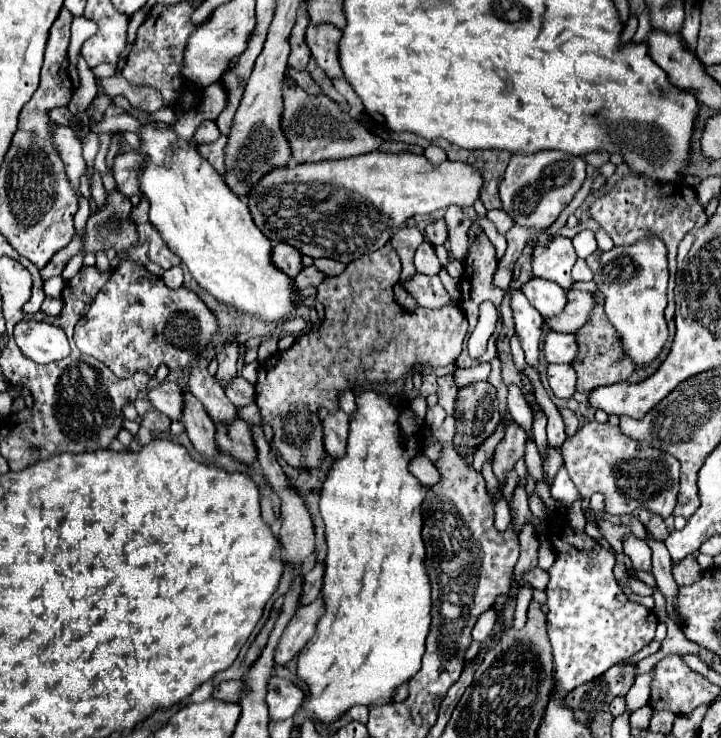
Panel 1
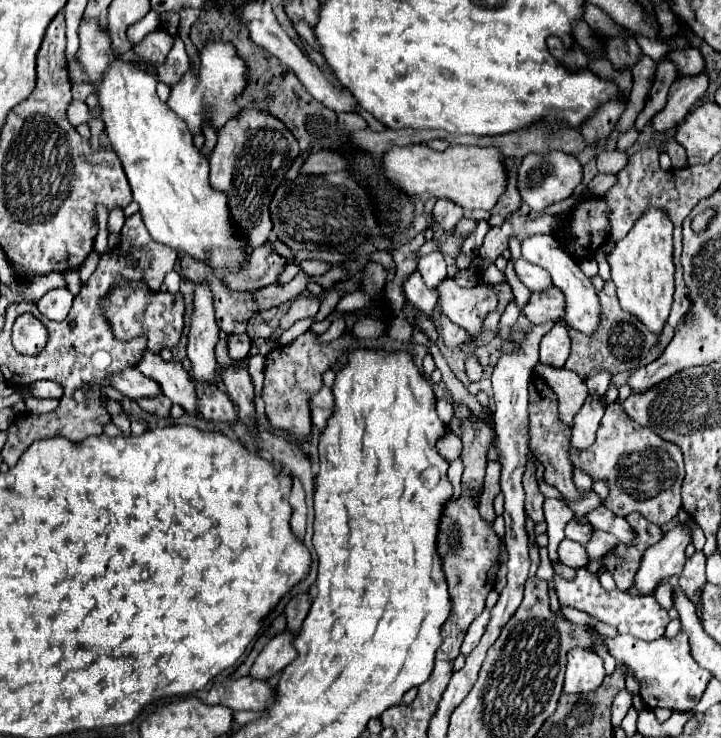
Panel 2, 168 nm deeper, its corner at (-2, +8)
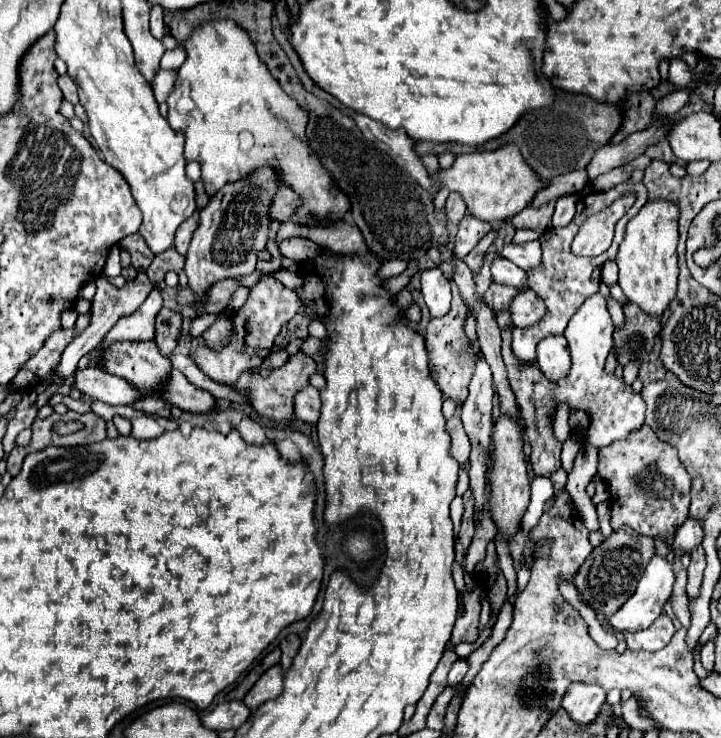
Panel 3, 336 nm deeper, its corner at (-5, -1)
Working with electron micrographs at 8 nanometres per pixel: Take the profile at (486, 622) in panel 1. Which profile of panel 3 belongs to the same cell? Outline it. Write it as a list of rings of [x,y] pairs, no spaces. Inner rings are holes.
[[[459,659],[453,669],[449,671],[449,685],[457,685],[469,671],[469,661],[467,659]]]

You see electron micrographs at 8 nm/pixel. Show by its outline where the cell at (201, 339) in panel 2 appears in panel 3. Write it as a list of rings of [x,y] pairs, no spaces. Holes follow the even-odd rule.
[[[261,167],[261,171],[253,171],[249,179],[239,179],[237,183],[227,183],[209,199],[209,203],[199,211],[199,227],[193,233],[185,273],[189,277],[189,289],[197,291],[197,317],[205,315],[205,291],[213,287],[213,283],[227,277],[243,277],[255,271],[259,261],[257,253],[267,249],[267,233],[269,233],[269,203],[273,203],[273,195],[281,179],[277,179],[277,171],[273,167]]]

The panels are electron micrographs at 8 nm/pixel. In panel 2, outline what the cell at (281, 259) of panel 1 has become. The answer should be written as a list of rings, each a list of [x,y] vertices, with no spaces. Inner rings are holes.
[[[270,242],[266,246],[260,246],[258,250],[254,250],[248,256],[246,266],[242,266],[240,270],[232,270],[228,274],[222,276],[224,286],[228,286],[230,290],[258,290],[262,286],[274,284],[276,276],[286,268],[288,260],[278,256]]]

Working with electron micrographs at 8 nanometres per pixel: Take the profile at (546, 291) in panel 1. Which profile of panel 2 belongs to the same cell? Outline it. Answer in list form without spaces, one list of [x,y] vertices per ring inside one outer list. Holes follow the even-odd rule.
[[[518,258],[518,260],[514,262],[514,272],[516,272],[518,280],[520,280],[530,292],[546,290],[546,288],[552,286],[550,274],[546,274],[546,270],[542,270],[540,266],[534,266],[534,264],[526,262],[524,258]]]

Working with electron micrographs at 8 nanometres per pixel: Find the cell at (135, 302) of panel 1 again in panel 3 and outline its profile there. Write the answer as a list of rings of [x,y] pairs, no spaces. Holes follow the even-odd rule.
[[[163,307],[155,319],[155,343],[161,355],[169,357],[181,337],[181,313]]]

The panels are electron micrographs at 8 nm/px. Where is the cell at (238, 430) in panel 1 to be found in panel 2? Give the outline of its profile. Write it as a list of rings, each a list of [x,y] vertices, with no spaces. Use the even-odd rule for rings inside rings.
[[[194,382],[196,384],[196,396],[198,396],[198,412],[206,418],[206,420],[214,420],[214,422],[236,422],[236,408],[230,402],[230,398],[208,384],[202,382]]]

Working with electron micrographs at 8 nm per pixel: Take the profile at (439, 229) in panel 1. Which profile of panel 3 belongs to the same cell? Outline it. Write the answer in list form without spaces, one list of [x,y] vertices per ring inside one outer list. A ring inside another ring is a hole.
[[[457,193],[449,195],[447,205],[445,205],[445,215],[447,215],[447,221],[453,225],[459,225],[465,219],[467,207],[465,207],[465,201]]]

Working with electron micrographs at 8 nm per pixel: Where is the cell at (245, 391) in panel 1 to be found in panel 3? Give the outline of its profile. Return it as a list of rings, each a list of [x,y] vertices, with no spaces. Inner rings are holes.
[[[219,313],[219,319],[203,333],[203,339],[207,347],[221,351],[221,347],[229,343],[229,335],[231,335],[231,317],[227,317],[227,313]]]

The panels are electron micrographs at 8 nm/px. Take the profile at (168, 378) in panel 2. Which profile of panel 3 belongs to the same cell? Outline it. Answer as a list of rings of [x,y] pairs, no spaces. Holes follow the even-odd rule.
[[[121,341],[111,345],[103,355],[107,373],[127,379],[131,385],[141,387],[147,395],[157,391],[169,379],[171,361],[157,351],[153,341]]]

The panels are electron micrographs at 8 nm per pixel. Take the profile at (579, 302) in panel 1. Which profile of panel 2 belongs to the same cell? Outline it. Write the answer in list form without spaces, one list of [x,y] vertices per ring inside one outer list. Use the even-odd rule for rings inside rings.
[[[550,286],[544,292],[532,292],[522,314],[532,324],[542,324],[548,318],[558,318],[558,322],[562,322],[562,306],[564,306],[562,294],[558,294],[558,290],[554,290],[554,286]]]

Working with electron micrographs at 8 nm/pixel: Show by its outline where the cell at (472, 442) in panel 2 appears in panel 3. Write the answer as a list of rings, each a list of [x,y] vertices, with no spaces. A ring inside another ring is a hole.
[[[467,489],[463,493],[463,503],[465,503],[465,513],[463,513],[463,521],[461,521],[461,531],[459,531],[459,541],[455,545],[455,559],[461,563],[463,555],[473,539],[475,533],[475,519],[473,519],[473,493]]]

